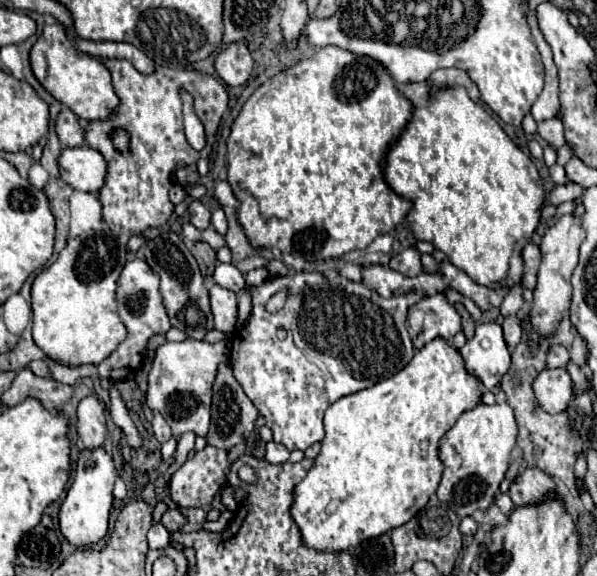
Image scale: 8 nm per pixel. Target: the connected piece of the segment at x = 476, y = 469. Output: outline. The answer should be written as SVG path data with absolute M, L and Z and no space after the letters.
M479 403L475 409L465 411L439 439L439 459L445 467L437 489L439 501L461 519L473 515L473 511L489 507L509 469L509 453L515 447L515 437L517 423L513 409L507 403Z

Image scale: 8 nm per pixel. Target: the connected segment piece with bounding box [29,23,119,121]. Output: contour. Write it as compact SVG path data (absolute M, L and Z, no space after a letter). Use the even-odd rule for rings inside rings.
M51 23L43 27L43 33L31 47L29 63L37 81L57 101L67 105L81 119L87 119L87 121L105 119L111 113L111 109L119 105L119 97L115 95L111 85L111 73L105 69L105 65L99 59L77 51L73 43L67 39L61 23Z

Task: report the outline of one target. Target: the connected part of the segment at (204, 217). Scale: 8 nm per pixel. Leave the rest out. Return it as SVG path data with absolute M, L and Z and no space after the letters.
M191 201L187 207L189 213L189 221L197 227L197 229L207 229L211 223L211 213L209 209L201 203L201 201Z

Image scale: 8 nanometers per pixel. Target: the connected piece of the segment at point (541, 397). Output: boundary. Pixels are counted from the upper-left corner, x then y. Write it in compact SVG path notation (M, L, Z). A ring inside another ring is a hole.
M543 369L533 381L533 393L543 411L555 415L569 407L573 383L565 369Z

